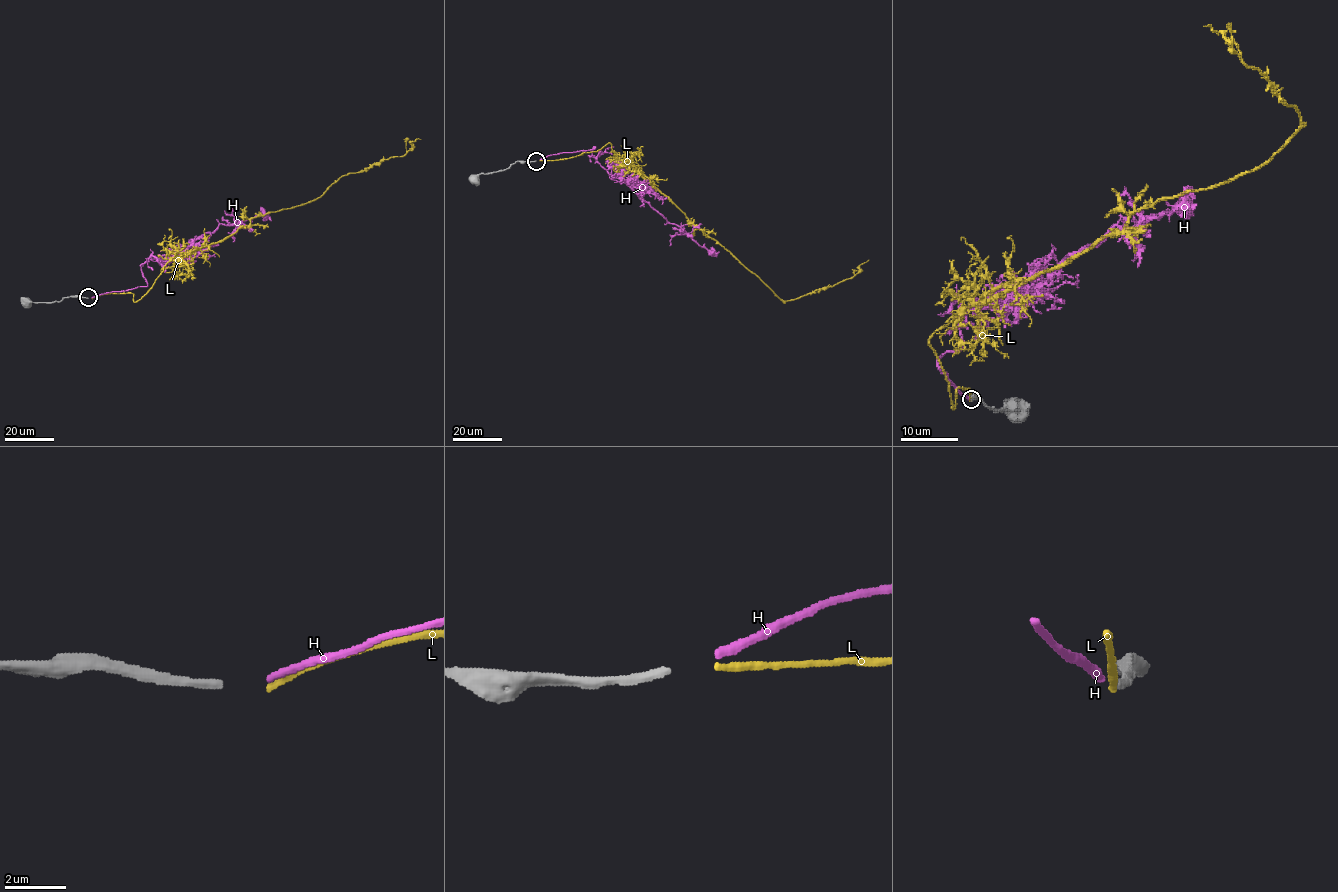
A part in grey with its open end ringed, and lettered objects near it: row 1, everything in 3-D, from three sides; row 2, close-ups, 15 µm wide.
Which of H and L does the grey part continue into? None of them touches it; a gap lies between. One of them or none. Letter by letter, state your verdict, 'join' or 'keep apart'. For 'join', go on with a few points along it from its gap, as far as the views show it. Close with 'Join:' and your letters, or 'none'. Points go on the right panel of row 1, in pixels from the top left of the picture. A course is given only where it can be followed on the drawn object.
H: join; course (969, 399), (938, 360), (961, 347), (971, 309), (1004, 309), (1116, 225), (1139, 228), (1180, 204), (1185, 218)
L: keep apart
Join: H

